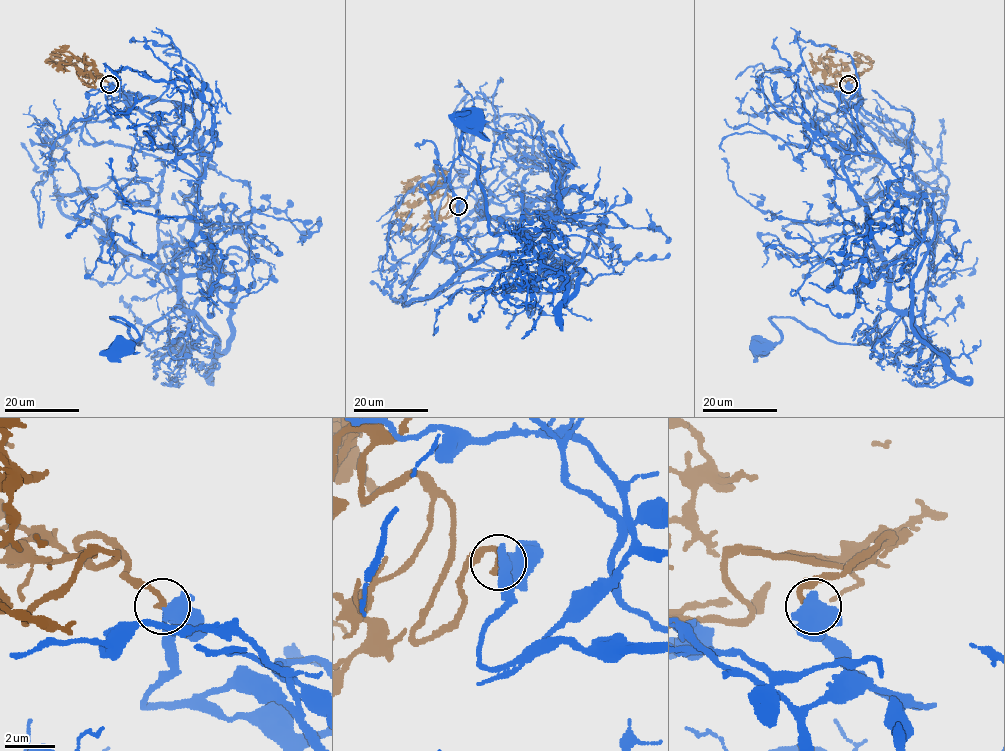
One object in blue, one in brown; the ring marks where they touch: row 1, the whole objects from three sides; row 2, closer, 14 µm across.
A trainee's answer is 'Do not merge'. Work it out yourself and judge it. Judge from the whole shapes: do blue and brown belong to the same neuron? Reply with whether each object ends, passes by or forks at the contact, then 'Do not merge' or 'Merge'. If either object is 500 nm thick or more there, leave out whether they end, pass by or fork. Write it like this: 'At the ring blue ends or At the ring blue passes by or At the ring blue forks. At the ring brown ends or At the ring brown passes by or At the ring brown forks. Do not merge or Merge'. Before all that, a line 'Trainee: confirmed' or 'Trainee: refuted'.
Trainee: confirmed
At the ring blue passes by. At the ring brown ends. Do not merge

